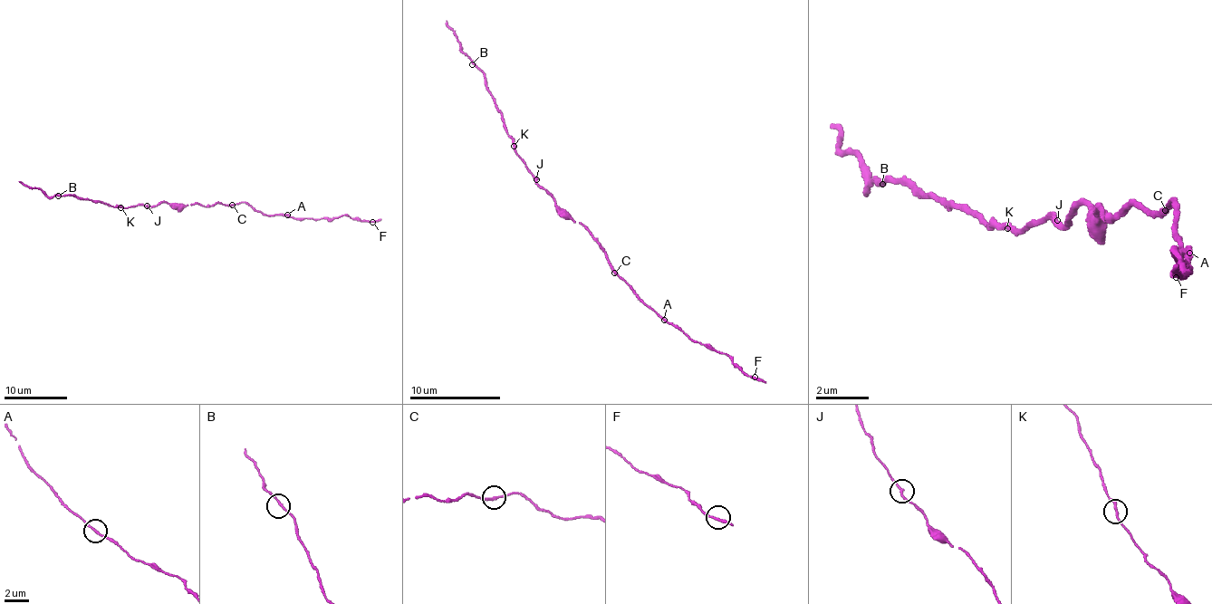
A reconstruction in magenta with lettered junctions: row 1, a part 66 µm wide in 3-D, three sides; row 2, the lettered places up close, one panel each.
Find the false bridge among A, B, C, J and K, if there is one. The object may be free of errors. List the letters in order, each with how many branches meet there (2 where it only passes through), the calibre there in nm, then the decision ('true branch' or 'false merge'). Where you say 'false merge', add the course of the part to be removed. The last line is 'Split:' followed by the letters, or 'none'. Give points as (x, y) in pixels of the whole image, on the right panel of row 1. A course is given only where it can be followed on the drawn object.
A: 2 branches meet; 200 nm thick; true branch
B: 2 branches meet; 180 nm thick; true branch
C: 2 branches meet; 200 nm thick; true branch
J: 2 branches meet; 200 nm thick; true branch
K: 2 branches meet; 200 nm thick; true branch
Split: none

